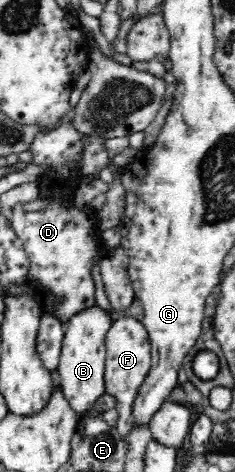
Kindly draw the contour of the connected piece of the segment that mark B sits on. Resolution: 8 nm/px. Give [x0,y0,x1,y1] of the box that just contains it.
[56,305,112,424]

